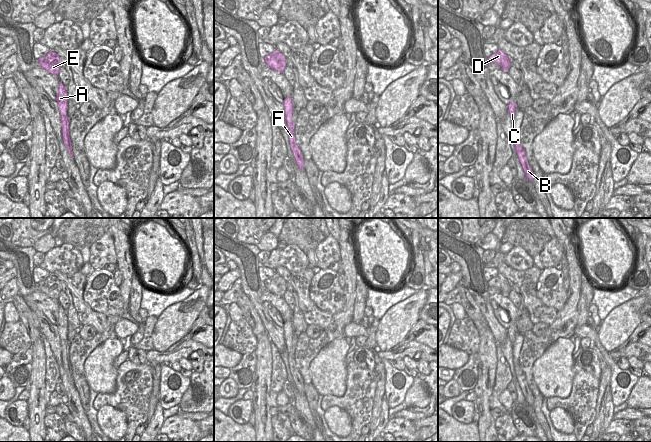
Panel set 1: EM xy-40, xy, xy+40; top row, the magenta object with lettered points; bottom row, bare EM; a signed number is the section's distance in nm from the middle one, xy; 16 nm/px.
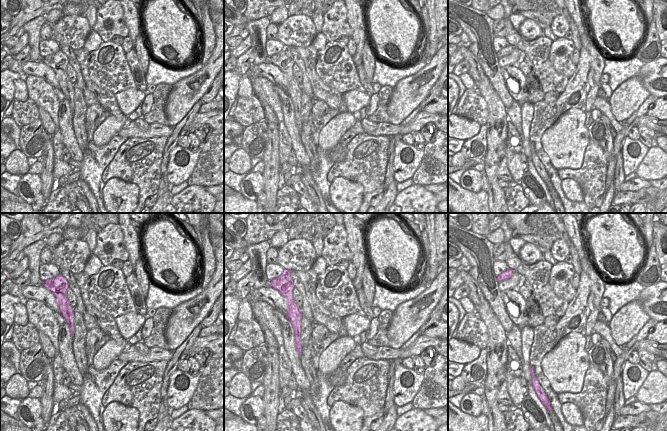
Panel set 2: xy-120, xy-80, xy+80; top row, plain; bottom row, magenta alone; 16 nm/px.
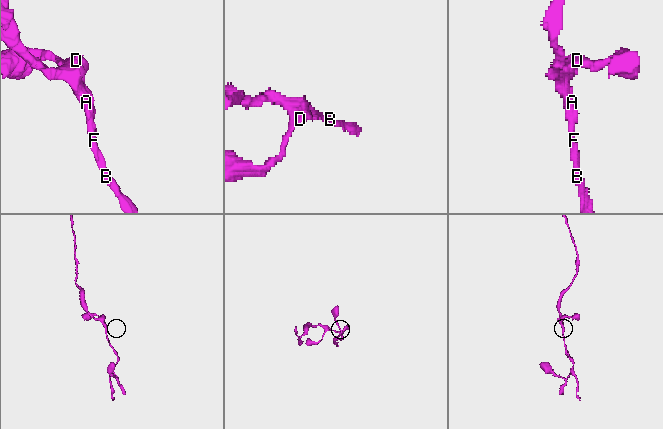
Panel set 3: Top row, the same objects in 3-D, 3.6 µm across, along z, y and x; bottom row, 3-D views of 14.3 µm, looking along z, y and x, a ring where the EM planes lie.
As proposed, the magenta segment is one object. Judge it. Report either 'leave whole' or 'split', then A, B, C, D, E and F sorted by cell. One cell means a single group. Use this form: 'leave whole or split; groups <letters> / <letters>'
leave whole; groups A B C D E F

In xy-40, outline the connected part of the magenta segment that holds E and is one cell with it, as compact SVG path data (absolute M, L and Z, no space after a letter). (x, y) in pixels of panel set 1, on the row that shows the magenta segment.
M53 50L39 58L39 65L51 75L58 76L61 66L60 56Z

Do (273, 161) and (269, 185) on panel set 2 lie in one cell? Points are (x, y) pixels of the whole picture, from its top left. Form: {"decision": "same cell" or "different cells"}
{"decision": "same cell"}

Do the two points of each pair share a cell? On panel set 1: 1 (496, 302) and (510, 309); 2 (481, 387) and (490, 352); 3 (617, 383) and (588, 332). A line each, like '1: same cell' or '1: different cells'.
1: same cell
2: same cell
3: same cell

